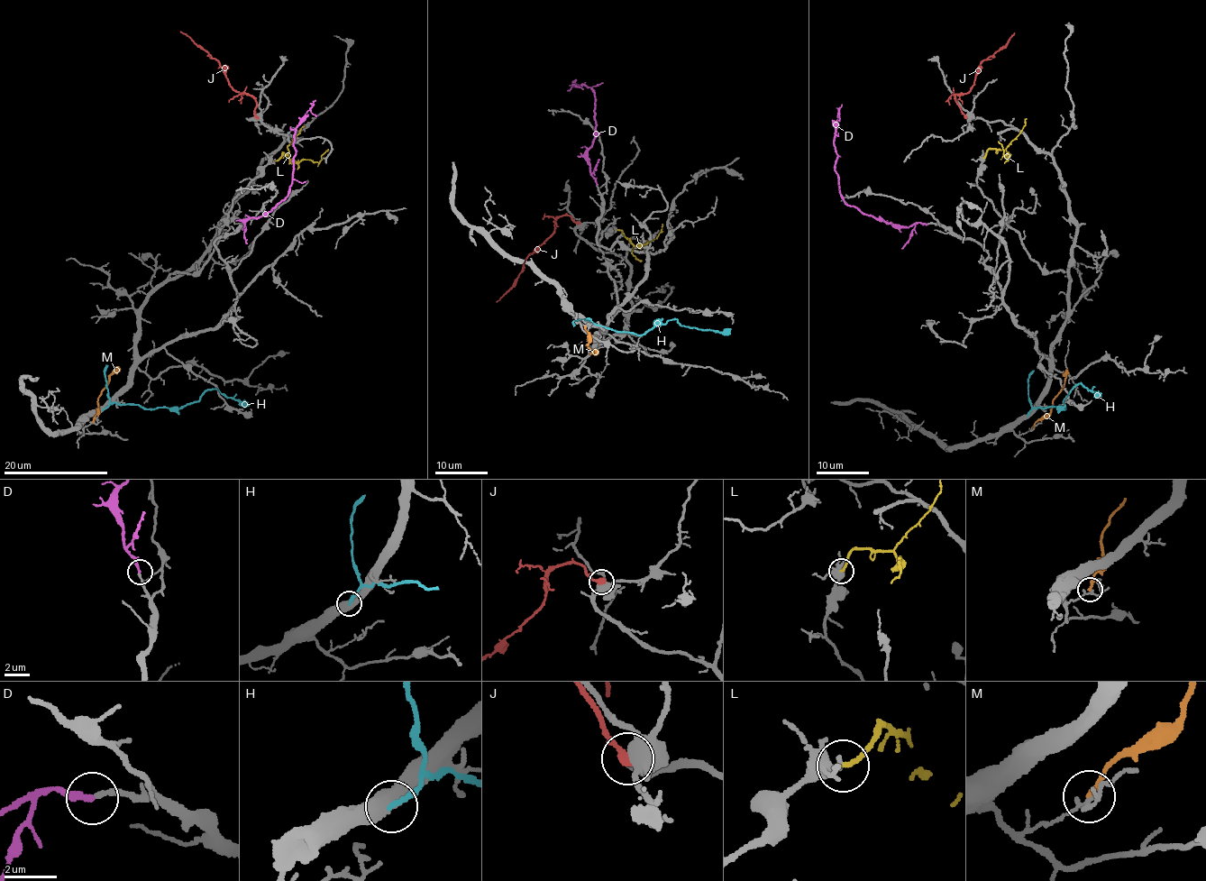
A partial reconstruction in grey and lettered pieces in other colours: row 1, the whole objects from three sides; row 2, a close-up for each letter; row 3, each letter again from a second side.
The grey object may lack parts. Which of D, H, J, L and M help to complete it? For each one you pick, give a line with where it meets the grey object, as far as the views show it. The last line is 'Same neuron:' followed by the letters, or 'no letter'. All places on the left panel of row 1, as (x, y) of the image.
D: Touches grey at (245, 221)
Same neuron: D

